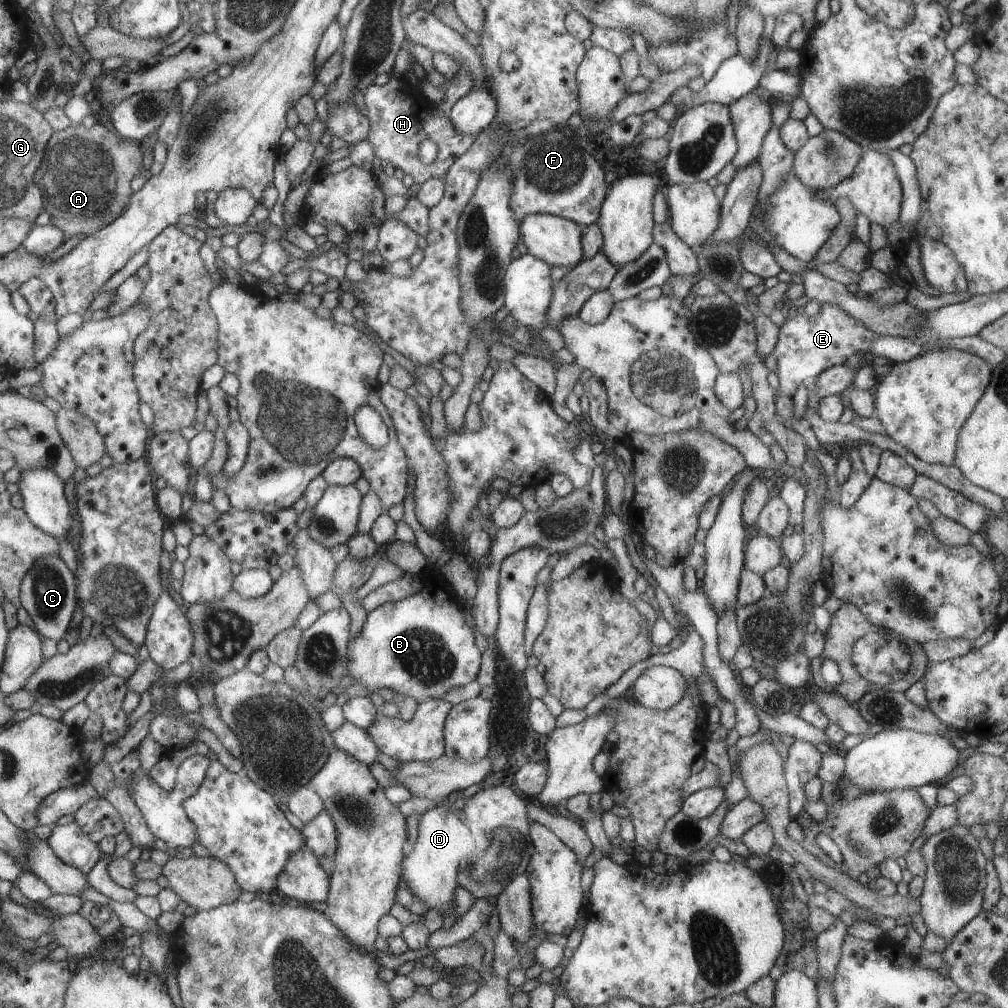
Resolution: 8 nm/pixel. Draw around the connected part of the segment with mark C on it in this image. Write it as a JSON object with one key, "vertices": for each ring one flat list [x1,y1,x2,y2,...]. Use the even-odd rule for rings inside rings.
{"vertices":[[43,556,33,562,25,572,20,584,20,602,29,618,33,621,35,631,43,638,50,638,57,643,64,638,71,614,75,611,75,577,59,556]]}

